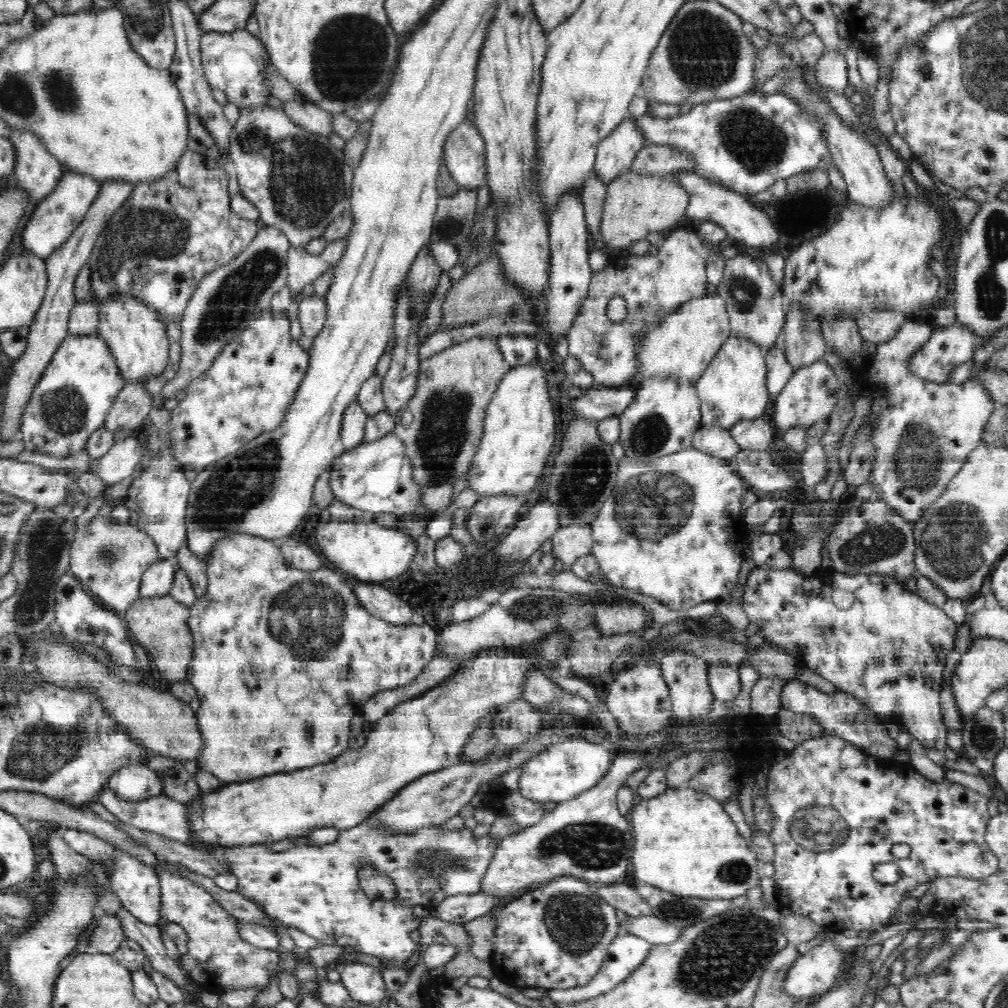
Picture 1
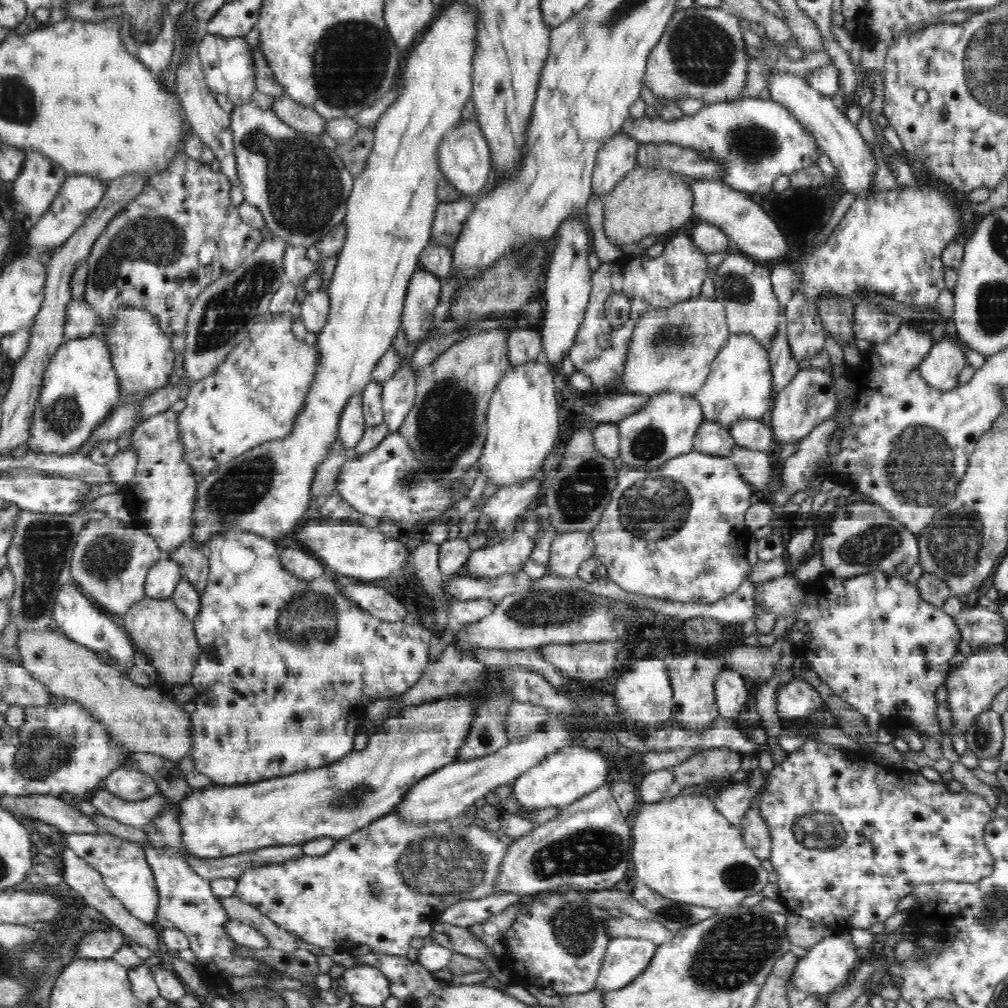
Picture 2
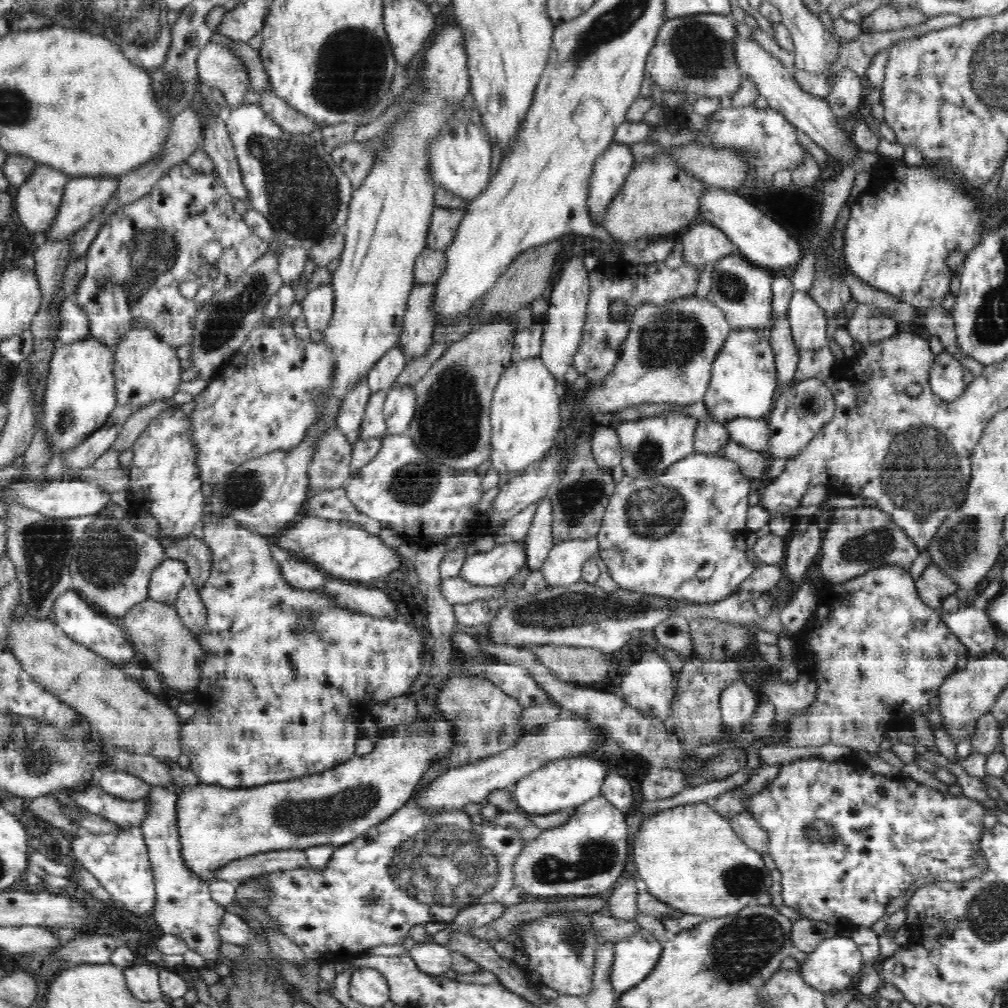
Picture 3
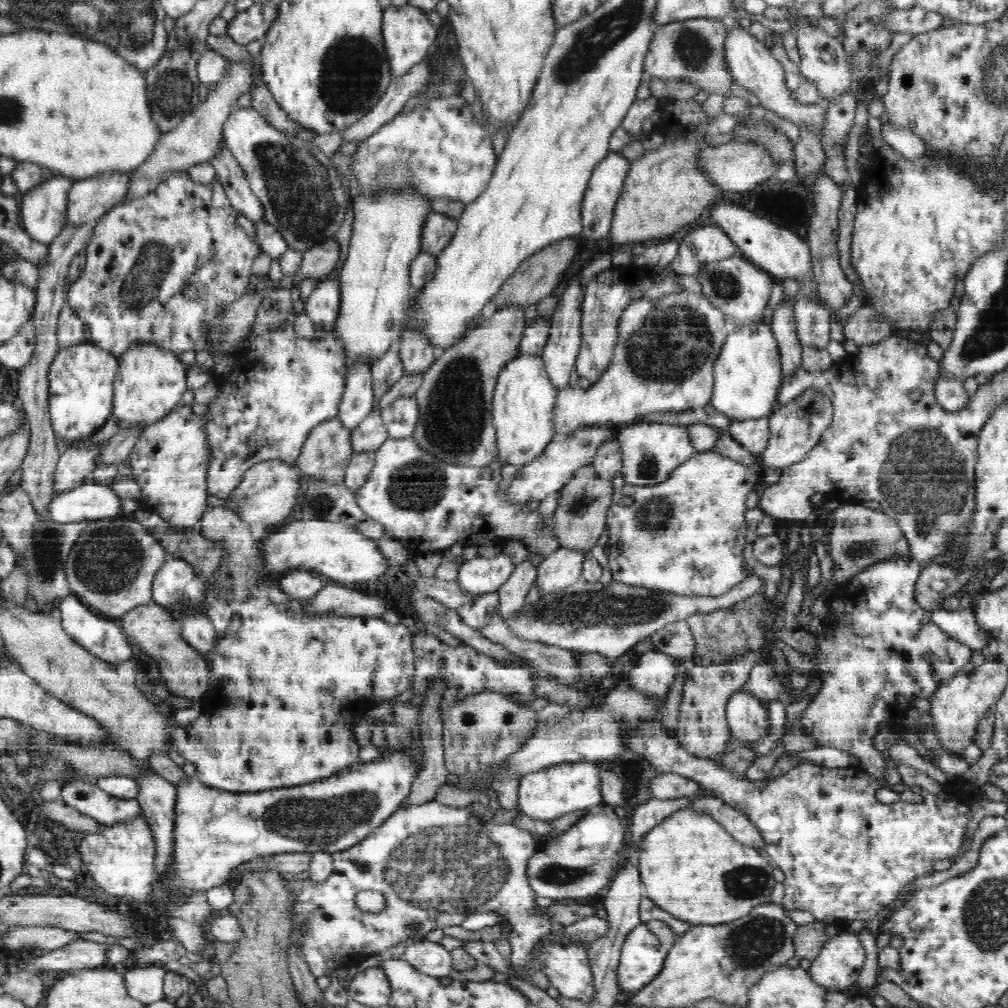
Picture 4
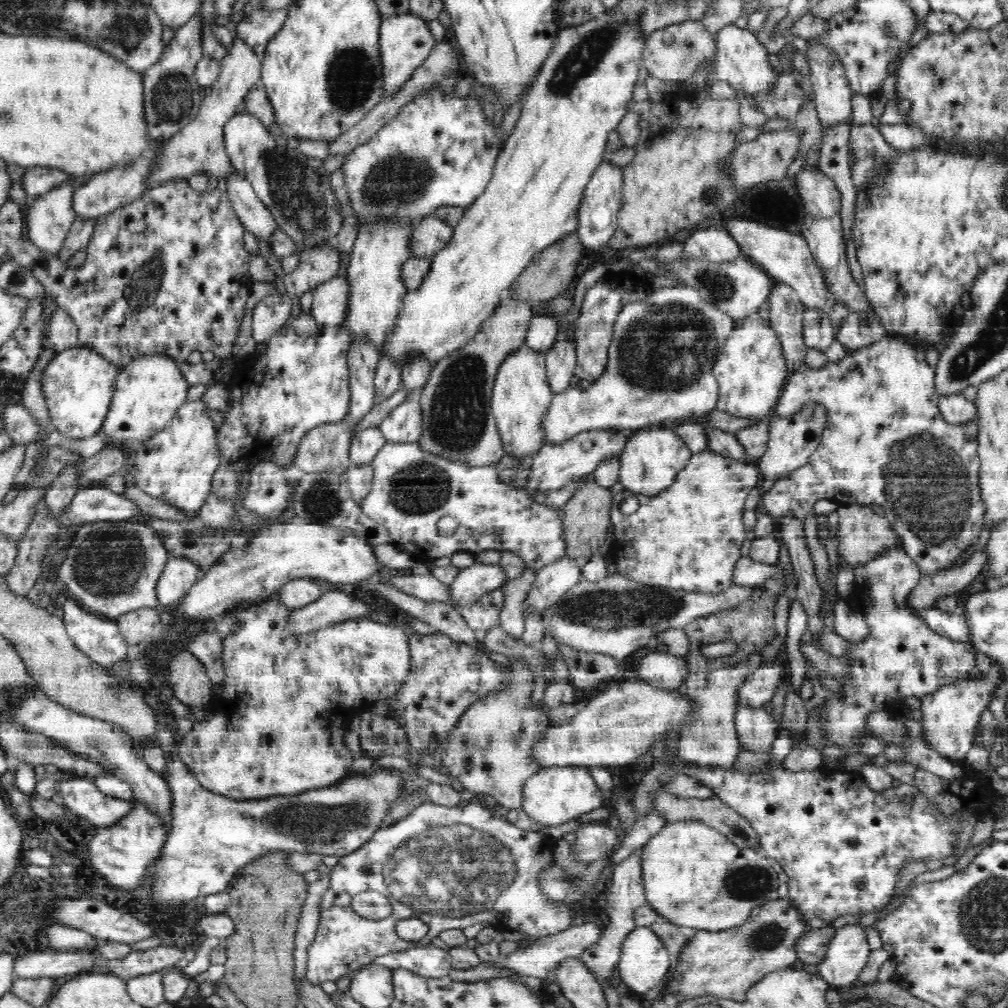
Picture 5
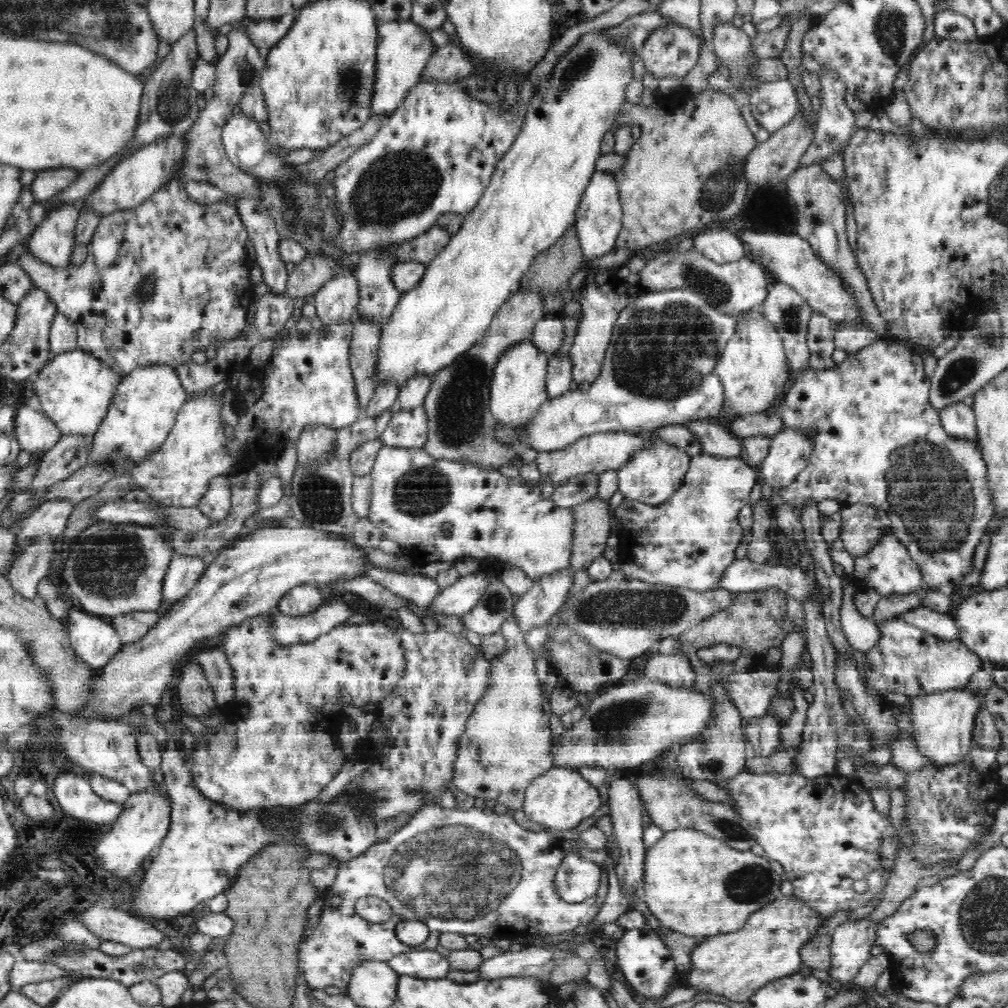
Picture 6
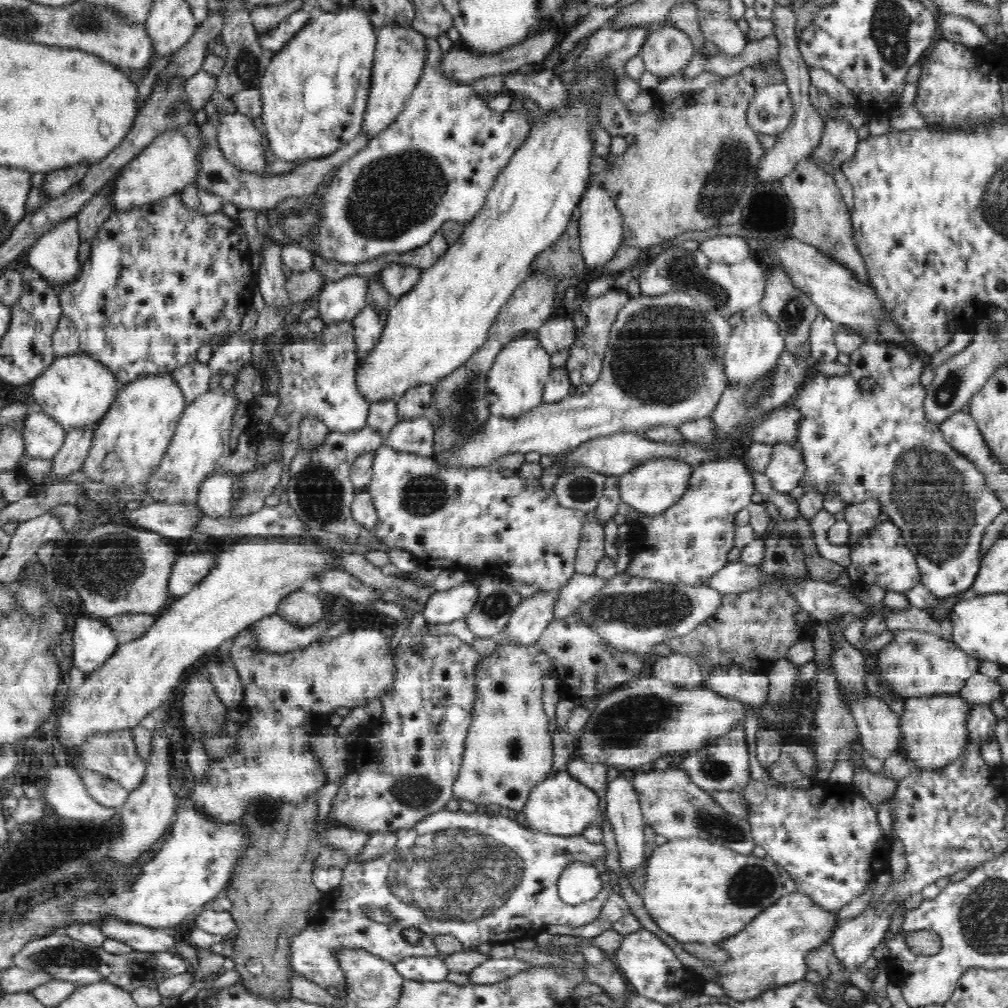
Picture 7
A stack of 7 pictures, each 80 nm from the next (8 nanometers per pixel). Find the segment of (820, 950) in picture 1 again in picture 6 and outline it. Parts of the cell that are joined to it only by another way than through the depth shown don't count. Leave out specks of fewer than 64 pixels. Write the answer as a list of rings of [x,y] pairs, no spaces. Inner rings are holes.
[[[867,918],[846,921],[831,936],[831,960],[828,976],[842,984],[852,982],[860,968],[872,957],[871,949],[877,944],[879,922]]]

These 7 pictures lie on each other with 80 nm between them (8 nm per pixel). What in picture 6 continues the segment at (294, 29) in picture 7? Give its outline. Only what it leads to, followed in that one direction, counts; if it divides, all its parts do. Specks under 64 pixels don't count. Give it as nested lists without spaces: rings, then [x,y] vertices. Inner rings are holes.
[[[295,12],[289,15],[282,14],[280,18],[274,18],[274,20],[250,22],[246,33],[248,33],[252,45],[258,48],[268,46],[271,49],[272,46],[276,46],[288,34],[294,20],[298,20]]]

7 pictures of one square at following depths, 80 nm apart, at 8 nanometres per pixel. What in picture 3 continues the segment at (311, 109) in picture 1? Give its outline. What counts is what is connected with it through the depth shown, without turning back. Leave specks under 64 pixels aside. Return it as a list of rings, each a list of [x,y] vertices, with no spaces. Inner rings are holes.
[[[264,90],[260,95],[261,99],[258,104],[261,110],[264,110],[274,123],[280,125],[280,128],[286,132],[301,135],[319,128],[314,121],[293,111],[273,90]]]

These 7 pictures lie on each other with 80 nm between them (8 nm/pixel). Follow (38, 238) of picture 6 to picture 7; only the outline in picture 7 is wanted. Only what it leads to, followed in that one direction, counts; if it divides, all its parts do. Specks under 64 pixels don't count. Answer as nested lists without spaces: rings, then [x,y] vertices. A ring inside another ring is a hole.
[[[76,217],[65,218],[32,245],[28,252],[29,266],[39,271],[53,287],[62,291],[62,288],[76,282],[82,274],[82,264],[78,262],[81,242]]]

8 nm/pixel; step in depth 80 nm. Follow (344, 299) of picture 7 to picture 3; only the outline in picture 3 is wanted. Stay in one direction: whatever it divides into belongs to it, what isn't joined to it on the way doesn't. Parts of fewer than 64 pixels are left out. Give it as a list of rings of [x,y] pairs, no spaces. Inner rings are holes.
[[[330,284],[320,285],[320,288],[307,292],[301,306],[310,330],[324,331],[329,326],[334,312],[334,295],[334,289]]]

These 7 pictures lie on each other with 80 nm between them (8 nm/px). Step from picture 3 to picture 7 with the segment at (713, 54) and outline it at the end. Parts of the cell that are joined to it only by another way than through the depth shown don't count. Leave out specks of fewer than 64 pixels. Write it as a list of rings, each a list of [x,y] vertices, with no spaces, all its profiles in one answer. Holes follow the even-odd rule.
[[[665,24],[648,36],[639,54],[645,70],[662,78],[684,70],[695,56],[696,49],[682,30]]]

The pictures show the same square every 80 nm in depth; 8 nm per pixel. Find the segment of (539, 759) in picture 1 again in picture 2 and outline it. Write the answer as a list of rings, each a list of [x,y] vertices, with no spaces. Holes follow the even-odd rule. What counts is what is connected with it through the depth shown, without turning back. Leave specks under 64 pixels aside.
[[[579,745],[564,747],[556,754],[548,755],[536,766],[529,768],[512,785],[513,794],[522,807],[528,809],[548,808],[548,806],[567,806],[584,795],[591,794],[604,786],[609,777],[609,767],[604,754],[599,749]]]

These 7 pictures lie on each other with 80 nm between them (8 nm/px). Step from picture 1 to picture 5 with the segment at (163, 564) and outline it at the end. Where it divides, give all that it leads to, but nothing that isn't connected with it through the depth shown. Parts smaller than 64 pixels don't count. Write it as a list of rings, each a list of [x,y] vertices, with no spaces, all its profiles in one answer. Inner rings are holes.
[[[169,557],[163,574],[159,576],[158,596],[160,609],[173,606],[196,585],[200,572],[198,563],[187,557]]]

